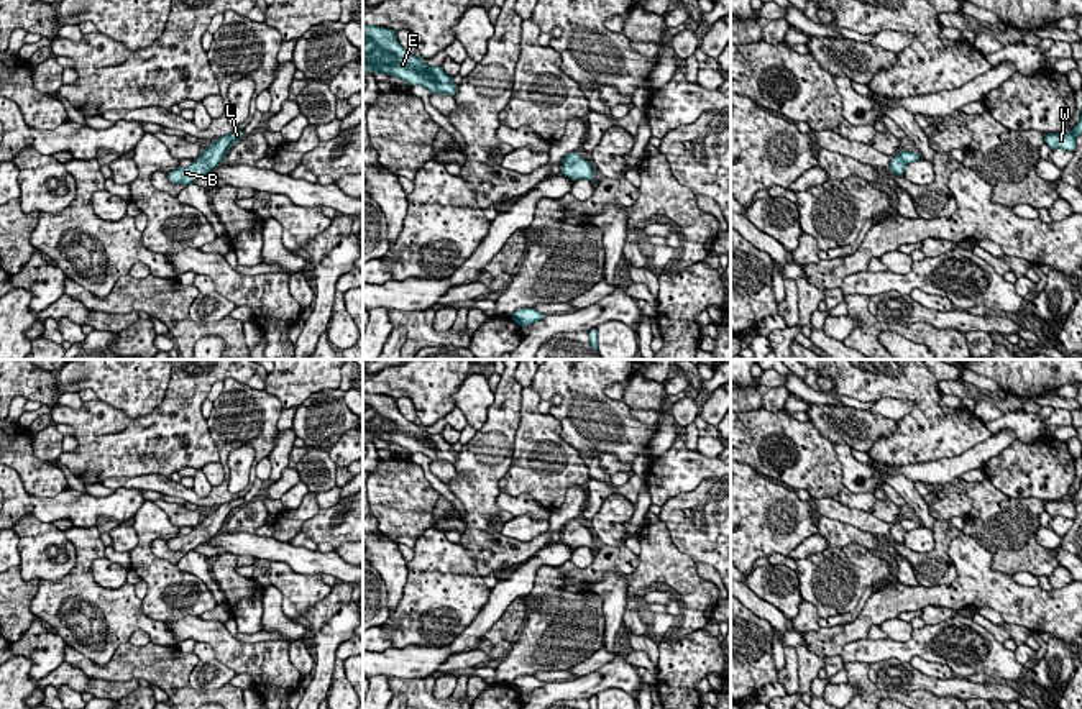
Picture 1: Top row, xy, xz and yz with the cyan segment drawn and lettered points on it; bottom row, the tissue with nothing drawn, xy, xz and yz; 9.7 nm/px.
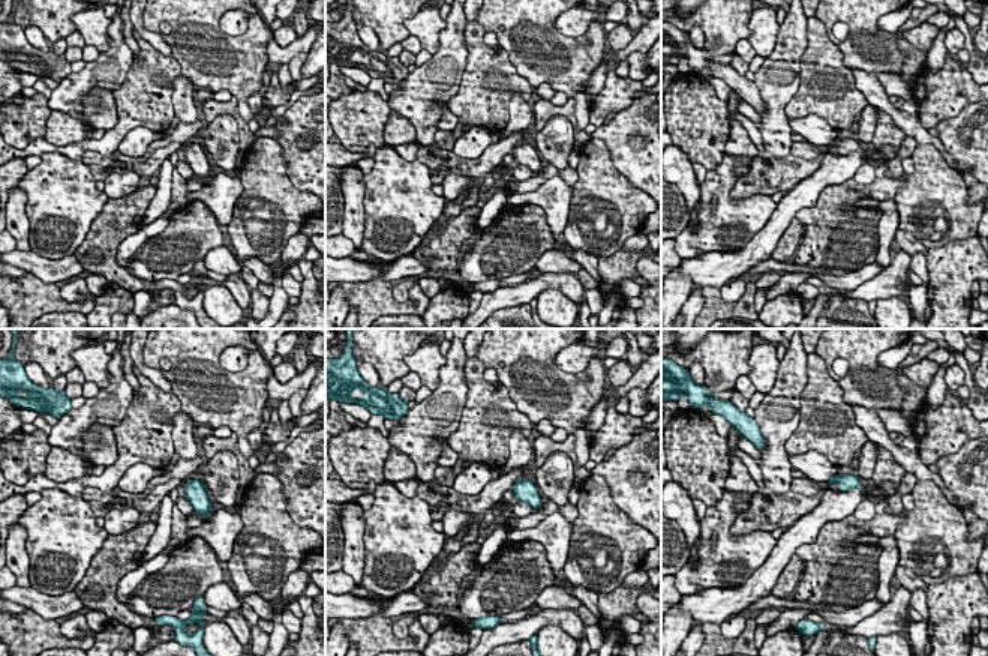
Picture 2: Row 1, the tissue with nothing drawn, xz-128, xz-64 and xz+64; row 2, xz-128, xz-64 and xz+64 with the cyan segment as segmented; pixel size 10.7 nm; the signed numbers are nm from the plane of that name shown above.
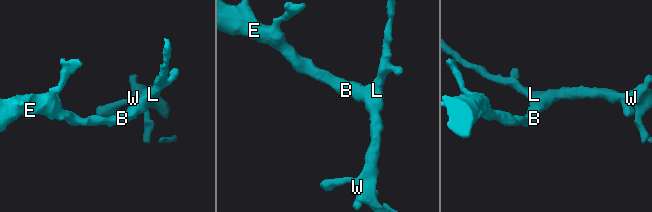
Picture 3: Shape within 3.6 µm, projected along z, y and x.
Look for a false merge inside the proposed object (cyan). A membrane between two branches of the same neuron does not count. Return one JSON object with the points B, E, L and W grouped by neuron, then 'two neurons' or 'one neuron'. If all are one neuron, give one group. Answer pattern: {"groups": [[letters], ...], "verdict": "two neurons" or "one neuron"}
{"groups": [["B", "E", "L", "W"]], "verdict": "one neuron"}

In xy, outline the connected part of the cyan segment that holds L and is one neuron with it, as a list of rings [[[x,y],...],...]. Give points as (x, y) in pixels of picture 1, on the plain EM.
[[[238,497],[230,502],[225,502],[213,509],[213,512],[207,517],[202,517],[200,524],[192,528],[189,535],[177,535],[167,542],[167,548],[174,551],[187,553],[195,550],[199,545],[209,542],[210,537],[217,535],[223,530],[225,520],[232,512],[241,505],[245,505],[245,499]]]

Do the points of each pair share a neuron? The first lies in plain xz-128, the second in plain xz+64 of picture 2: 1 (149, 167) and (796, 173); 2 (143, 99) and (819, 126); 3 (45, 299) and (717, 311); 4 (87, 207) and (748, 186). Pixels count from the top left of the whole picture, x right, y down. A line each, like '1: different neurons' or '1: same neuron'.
1: same neuron
2: different neurons
3: same neuron
4: different neurons

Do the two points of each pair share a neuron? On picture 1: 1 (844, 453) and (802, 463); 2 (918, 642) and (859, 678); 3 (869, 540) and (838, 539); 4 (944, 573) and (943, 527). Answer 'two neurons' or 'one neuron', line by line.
1: two neurons
2: two neurons
3: one neuron
4: one neuron

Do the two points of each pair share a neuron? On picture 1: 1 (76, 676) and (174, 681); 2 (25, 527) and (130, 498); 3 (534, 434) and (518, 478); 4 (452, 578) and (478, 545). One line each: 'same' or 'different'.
1: different
2: different
3: same
4: different

